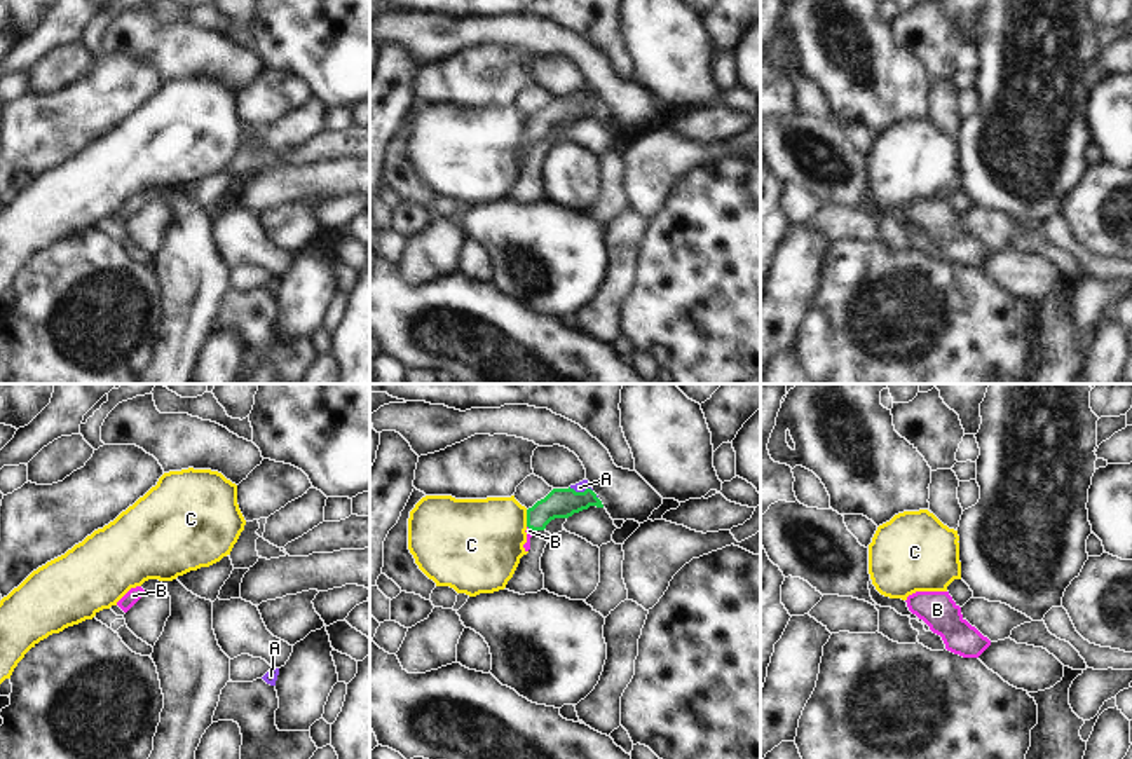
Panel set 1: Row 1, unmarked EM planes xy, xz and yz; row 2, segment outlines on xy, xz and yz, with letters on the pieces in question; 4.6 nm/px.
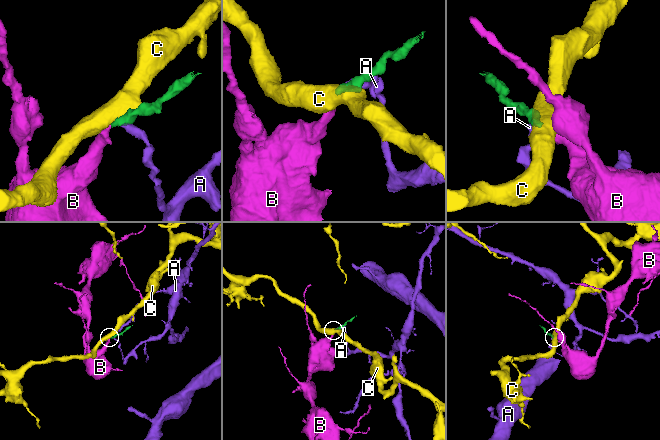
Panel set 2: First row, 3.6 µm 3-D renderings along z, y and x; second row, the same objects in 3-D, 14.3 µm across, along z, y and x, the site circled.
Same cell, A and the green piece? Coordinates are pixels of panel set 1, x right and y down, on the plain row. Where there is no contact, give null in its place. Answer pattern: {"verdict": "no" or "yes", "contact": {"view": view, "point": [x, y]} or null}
{"verdict": "no", "contact": {"view": "xz", "point": [581, 102]}}

